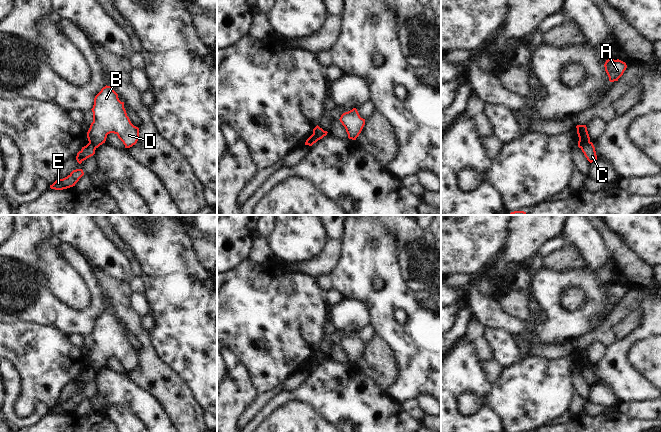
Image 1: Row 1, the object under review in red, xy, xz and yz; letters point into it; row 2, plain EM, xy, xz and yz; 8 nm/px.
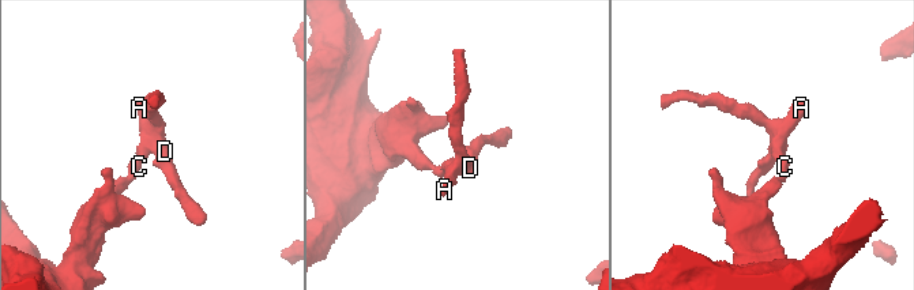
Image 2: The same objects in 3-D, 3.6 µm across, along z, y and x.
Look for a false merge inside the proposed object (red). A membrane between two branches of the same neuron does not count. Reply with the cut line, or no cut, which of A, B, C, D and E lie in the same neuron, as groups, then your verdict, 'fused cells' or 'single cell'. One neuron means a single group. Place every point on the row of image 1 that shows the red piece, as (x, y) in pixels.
cut yz (589, 141), (580, 147); groups A B D / C E; fused cells

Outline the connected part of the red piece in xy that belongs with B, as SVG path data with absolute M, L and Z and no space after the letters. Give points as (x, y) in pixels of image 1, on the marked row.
M105 86L94 98L94 105L91 109L93 112L93 122L87 132L87 138L90 144L95 148L105 143L107 135L114 133L123 142L125 148L135 145L139 138L139 128L134 126L127 116L124 108L124 102L118 98L118 94L111 86Z

